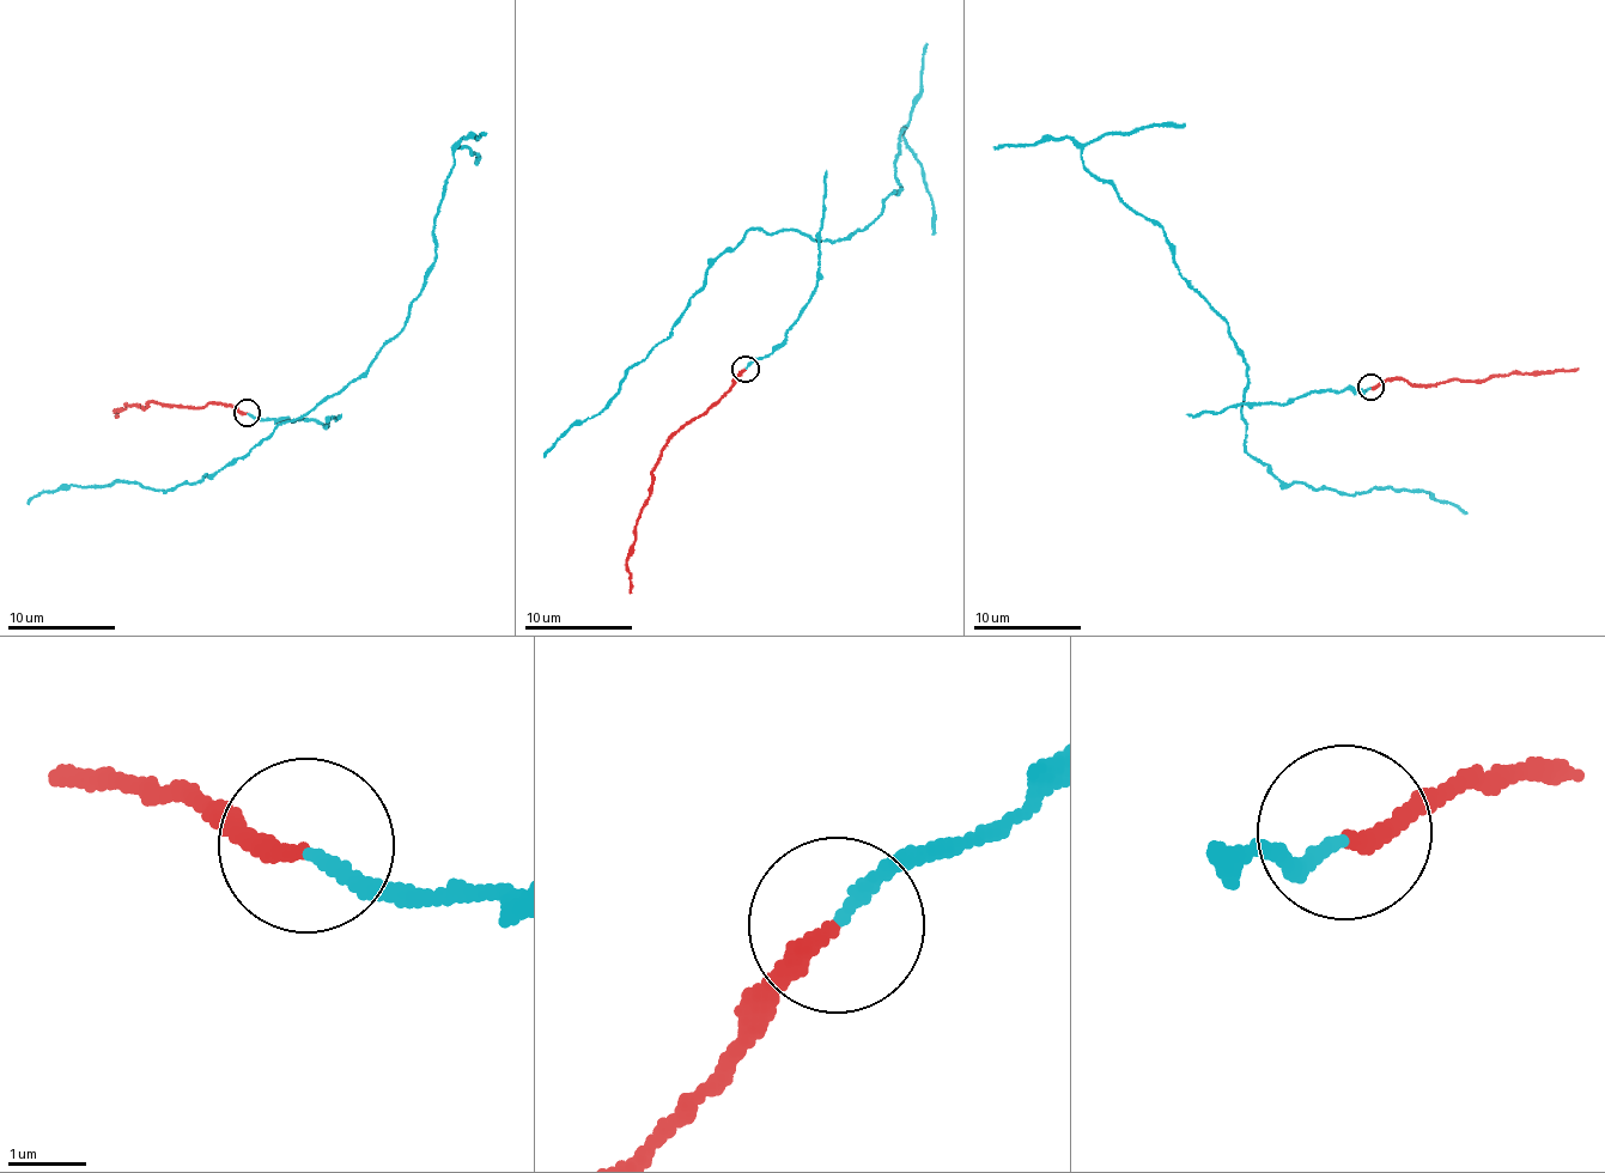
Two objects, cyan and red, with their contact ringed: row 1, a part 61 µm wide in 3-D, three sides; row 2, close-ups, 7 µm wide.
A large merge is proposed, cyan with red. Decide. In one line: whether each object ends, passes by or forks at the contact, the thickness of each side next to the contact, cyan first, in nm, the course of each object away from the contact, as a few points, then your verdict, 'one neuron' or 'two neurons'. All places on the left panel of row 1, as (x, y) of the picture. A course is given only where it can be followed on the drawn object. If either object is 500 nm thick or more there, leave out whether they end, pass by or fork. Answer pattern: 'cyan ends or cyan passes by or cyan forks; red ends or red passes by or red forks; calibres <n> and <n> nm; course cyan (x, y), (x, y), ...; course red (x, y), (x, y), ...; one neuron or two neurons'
cyan ends; red ends; calibres 150 and 240 nm; course cyan (248, 413), (327, 427), (329, 418), (315, 408), (366, 369), (421, 291), (453, 150), (463, 146), (478, 160); course red (248, 413), (218, 402), (183, 408), (156, 401), (144, 409), (125, 405), (115, 415); one neuron

